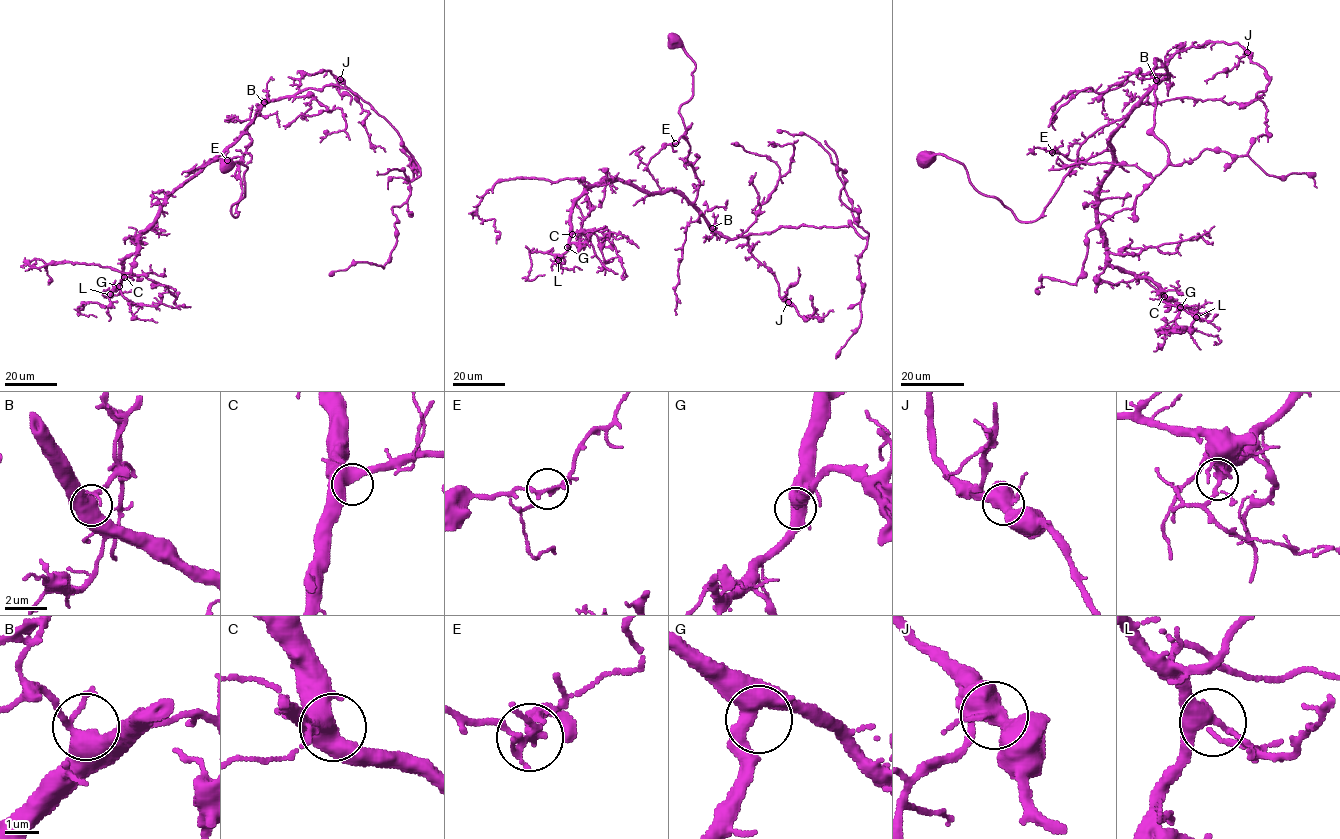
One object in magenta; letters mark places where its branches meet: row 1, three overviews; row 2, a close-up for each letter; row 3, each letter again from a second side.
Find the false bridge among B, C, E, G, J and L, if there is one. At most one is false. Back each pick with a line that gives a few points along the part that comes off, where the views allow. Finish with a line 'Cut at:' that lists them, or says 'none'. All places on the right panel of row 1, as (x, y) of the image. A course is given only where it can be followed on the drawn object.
Cut at: none

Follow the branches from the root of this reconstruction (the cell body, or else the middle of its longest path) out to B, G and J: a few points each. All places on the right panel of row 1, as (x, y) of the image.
B: (925, 157), (959, 161), (980, 192), (1032, 222), (1079, 146), (1121, 119), (1156, 80)
G: (925, 157), (959, 161), (980, 192), (1032, 222), (1079, 146), (1124, 118), (1098, 227), (1111, 265), (1180, 307)
J: (925, 157), (959, 161), (980, 192), (1032, 222), (1079, 146), (1167, 77), (1176, 52), (1210, 42), (1247, 52)

